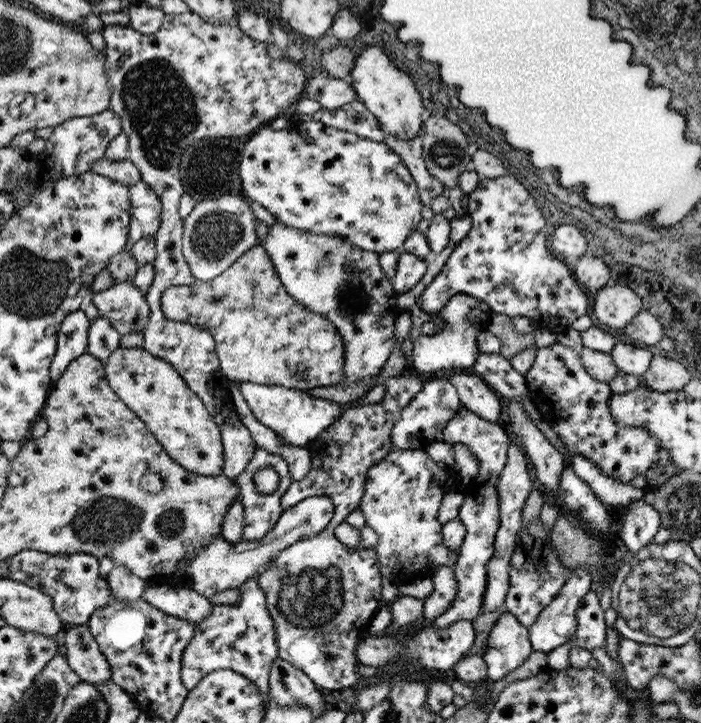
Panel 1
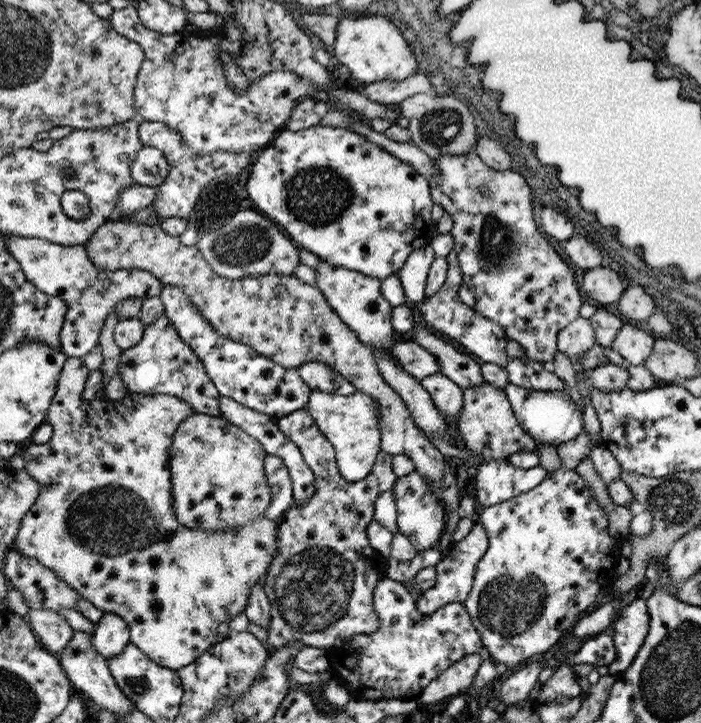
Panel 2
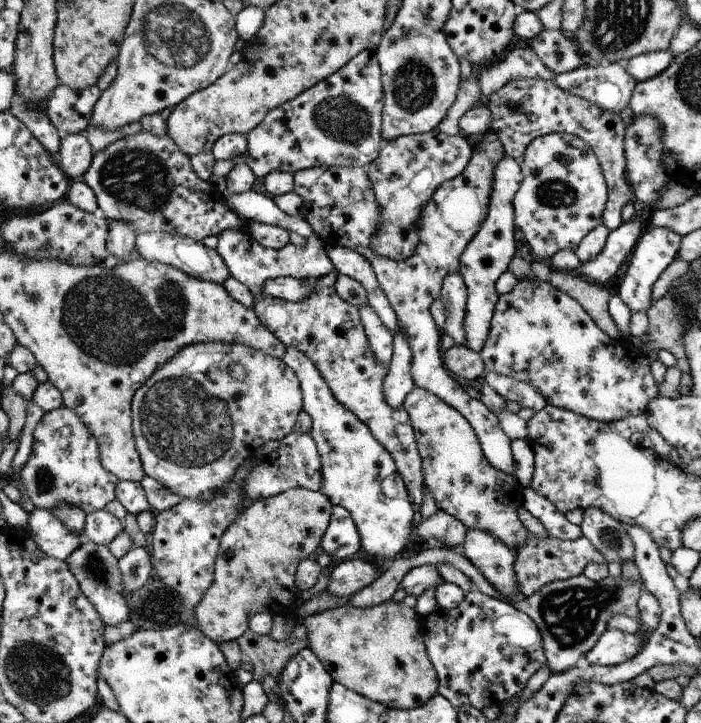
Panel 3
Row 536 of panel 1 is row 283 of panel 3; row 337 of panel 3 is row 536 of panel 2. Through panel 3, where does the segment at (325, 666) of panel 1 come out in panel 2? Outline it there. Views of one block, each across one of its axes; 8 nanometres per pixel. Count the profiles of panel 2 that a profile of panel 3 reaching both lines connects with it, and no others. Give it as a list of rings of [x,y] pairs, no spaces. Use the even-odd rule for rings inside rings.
[[[295,410],[295,412],[291,412],[291,414],[287,414],[287,416],[281,416],[281,420],[277,420],[279,422],[279,430],[293,442],[293,444],[297,444],[297,448],[301,450],[301,454],[303,454],[303,458],[305,458],[305,462],[307,462],[307,466],[313,470],[313,476],[315,476],[315,480],[313,480],[313,484],[315,484],[315,494],[309,498],[309,500],[303,500],[303,502],[299,502],[299,504],[291,504],[291,508],[287,510],[287,512],[283,512],[283,516],[281,518],[277,518],[275,522],[277,522],[277,550],[275,550],[275,558],[271,560],[271,566],[267,568],[267,572],[265,572],[265,576],[261,578],[261,584],[263,584],[263,590],[265,590],[265,598],[267,598],[267,602],[269,602],[269,620],[267,620],[267,626],[265,626],[265,630],[267,630],[267,640],[265,640],[265,650],[269,652],[269,656],[271,654],[275,654],[275,652],[281,652],[281,650],[291,650],[293,654],[299,650],[299,644],[305,648],[305,646],[309,646],[309,648],[343,648],[349,640],[355,640],[355,636],[369,636],[369,634],[373,634],[375,630],[377,630],[377,616],[375,616],[375,612],[373,612],[373,604],[371,604],[371,592],[373,592],[373,586],[377,584],[377,570],[379,570],[379,562],[375,562],[375,558],[377,558],[377,550],[371,550],[371,548],[365,548],[365,546],[369,546],[369,540],[367,540],[367,534],[365,534],[365,530],[367,530],[367,524],[369,522],[373,522],[373,514],[375,514],[375,500],[383,494],[383,492],[389,492],[393,486],[395,486],[395,472],[393,472],[393,454],[387,454],[387,452],[379,452],[377,454],[377,460],[375,460],[375,464],[373,464],[373,468],[371,468],[371,472],[363,478],[363,480],[359,480],[359,482],[347,482],[341,474],[339,474],[339,466],[337,466],[337,462],[335,462],[335,448],[333,448],[333,444],[323,436],[323,432],[319,432],[319,426],[315,426],[315,422],[311,420],[311,416],[307,414],[307,410]]]

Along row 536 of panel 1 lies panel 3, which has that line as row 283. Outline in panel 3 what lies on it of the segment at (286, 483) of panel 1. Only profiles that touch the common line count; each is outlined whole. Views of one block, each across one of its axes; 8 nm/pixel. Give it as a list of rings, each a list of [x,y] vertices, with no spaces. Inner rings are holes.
[[[237,228],[237,230],[225,230],[223,234],[217,236],[217,252],[223,258],[223,262],[227,264],[231,278],[239,280],[243,286],[247,286],[253,296],[261,292],[263,282],[275,280],[275,278],[295,278],[295,280],[317,280],[325,274],[329,274],[333,270],[331,260],[327,258],[327,238],[321,232],[313,232],[303,246],[293,246],[291,242],[287,246],[283,246],[281,250],[271,250],[271,248],[263,248],[259,246],[251,234],[247,232],[247,228]]]

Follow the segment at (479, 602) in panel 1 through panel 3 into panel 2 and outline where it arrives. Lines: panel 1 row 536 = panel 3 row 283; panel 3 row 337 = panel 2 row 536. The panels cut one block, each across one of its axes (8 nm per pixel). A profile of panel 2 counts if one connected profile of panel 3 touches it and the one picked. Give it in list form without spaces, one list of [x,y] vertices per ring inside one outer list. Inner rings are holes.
[[[475,516],[475,522],[473,522],[473,528],[469,530],[469,534],[463,540],[459,540],[455,544],[449,544],[447,554],[443,556],[443,560],[439,560],[435,564],[437,582],[435,582],[433,588],[425,590],[423,596],[415,602],[415,610],[419,610],[419,614],[423,614],[423,616],[431,616],[433,612],[439,612],[439,608],[445,608],[447,604],[455,604],[455,602],[461,602],[463,604],[465,600],[469,600],[471,590],[473,590],[473,584],[475,584],[477,564],[487,554],[487,548],[489,548],[487,530],[483,528],[481,520]]]

